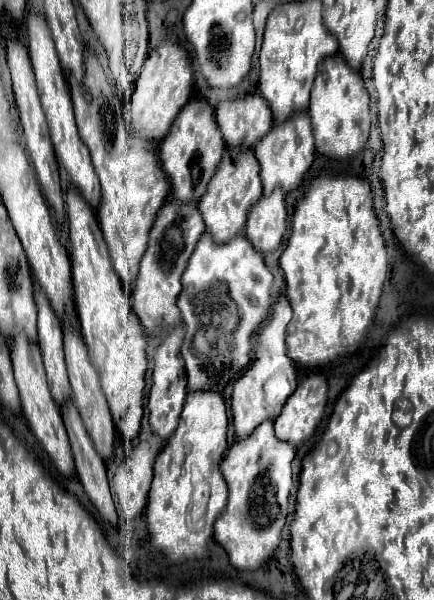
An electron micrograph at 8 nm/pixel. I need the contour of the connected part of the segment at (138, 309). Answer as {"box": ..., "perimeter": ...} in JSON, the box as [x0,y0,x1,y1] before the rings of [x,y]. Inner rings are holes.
{"box":[131,200,203,334],"perimeter":[[[167,200],[161,206],[149,234],[147,252],[143,254],[143,260],[139,264],[135,288],[131,290],[133,312],[139,316],[141,324],[149,334],[163,334],[181,322],[181,312],[177,308],[181,274],[203,232],[203,216],[197,210],[197,202],[191,202],[191,206],[179,206],[179,202]]]}

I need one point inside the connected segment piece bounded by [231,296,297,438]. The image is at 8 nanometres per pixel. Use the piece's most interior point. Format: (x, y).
(259, 393)

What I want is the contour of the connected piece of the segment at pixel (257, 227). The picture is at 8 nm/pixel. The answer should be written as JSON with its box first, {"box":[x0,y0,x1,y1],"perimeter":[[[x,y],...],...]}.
{"box":[245,190,287,254],"perimeter":[[[275,190],[275,194],[259,198],[255,206],[251,206],[247,214],[245,234],[255,246],[255,250],[267,254],[279,248],[283,234],[287,228],[287,208],[283,190]]]}

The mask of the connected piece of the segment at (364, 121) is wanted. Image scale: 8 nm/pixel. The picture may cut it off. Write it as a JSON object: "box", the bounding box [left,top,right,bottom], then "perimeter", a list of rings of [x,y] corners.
{"box":[309,52,371,158],"perimeter":[[[337,52],[321,62],[311,90],[309,116],[313,120],[315,148],[319,154],[325,154],[329,158],[347,158],[365,148],[371,124],[369,94],[365,90],[361,74],[343,62],[343,54]]]}

